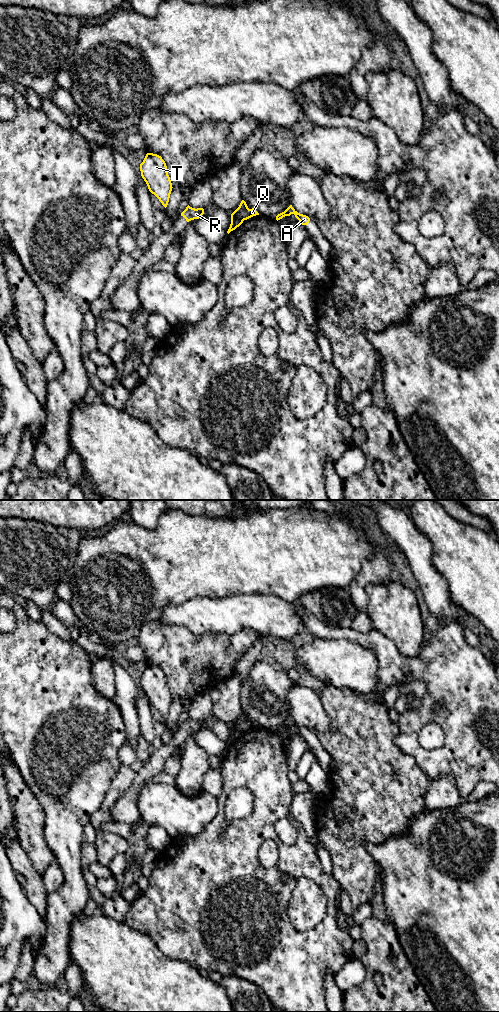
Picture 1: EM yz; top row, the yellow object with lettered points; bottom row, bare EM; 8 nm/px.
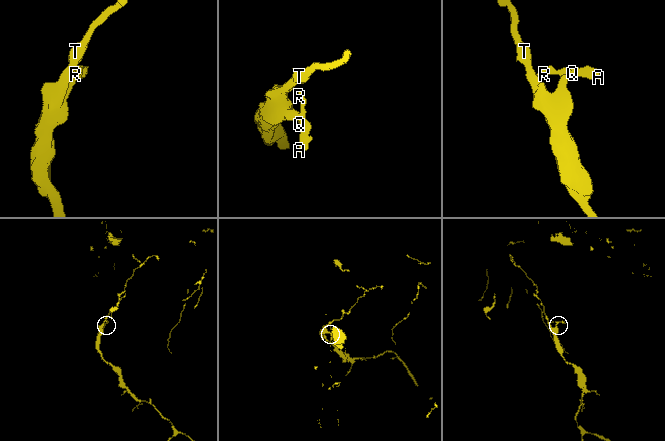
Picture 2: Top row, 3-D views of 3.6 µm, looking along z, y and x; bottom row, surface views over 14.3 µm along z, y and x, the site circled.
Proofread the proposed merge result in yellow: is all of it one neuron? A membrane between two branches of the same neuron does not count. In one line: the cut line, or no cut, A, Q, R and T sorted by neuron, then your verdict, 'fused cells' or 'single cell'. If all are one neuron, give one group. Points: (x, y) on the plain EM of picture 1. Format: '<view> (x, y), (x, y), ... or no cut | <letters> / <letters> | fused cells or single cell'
yz (231, 728), (236, 728), (242, 733) | A Q R / T | fused cells

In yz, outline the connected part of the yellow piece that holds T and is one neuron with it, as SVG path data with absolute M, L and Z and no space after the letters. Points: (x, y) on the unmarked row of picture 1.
M147 665L143 674L140 676L140 683L149 703L166 720L173 699L165 673L157 666Z

